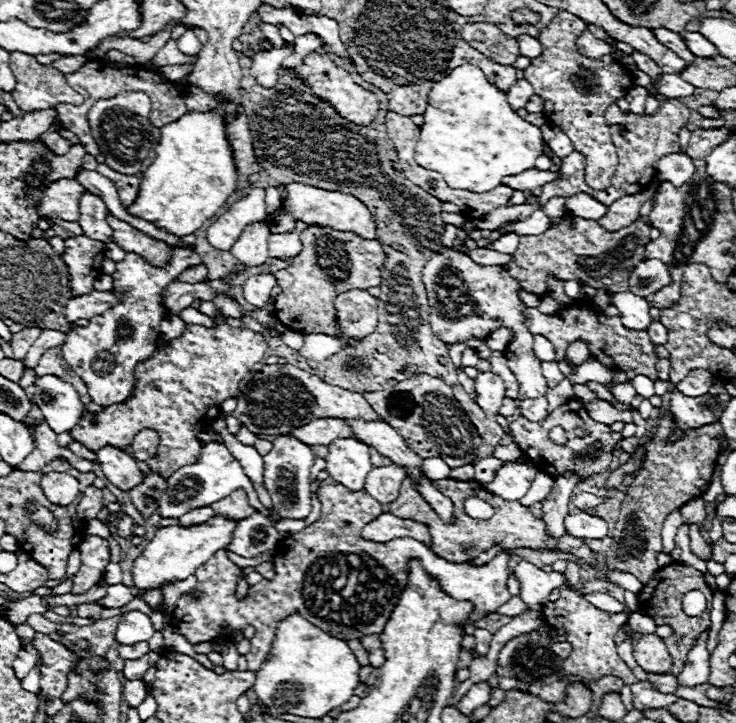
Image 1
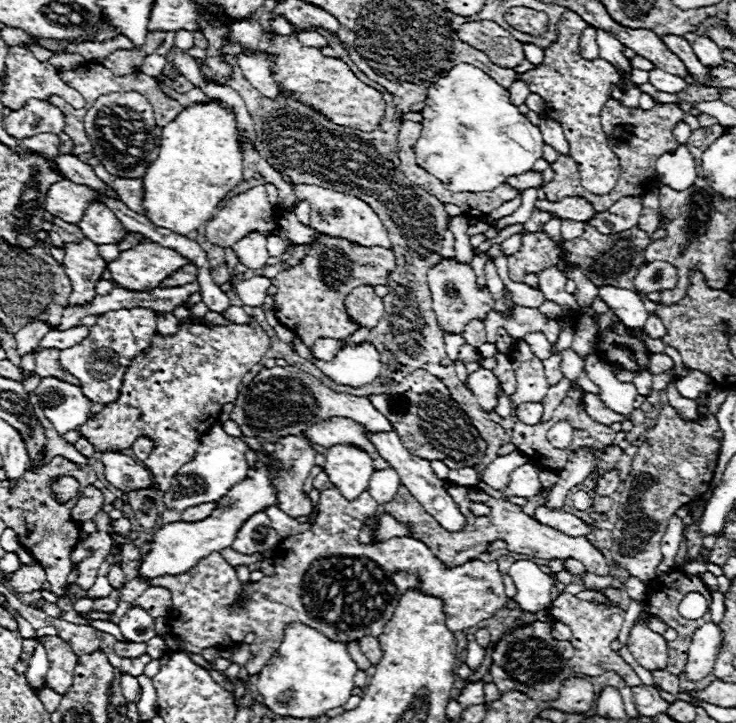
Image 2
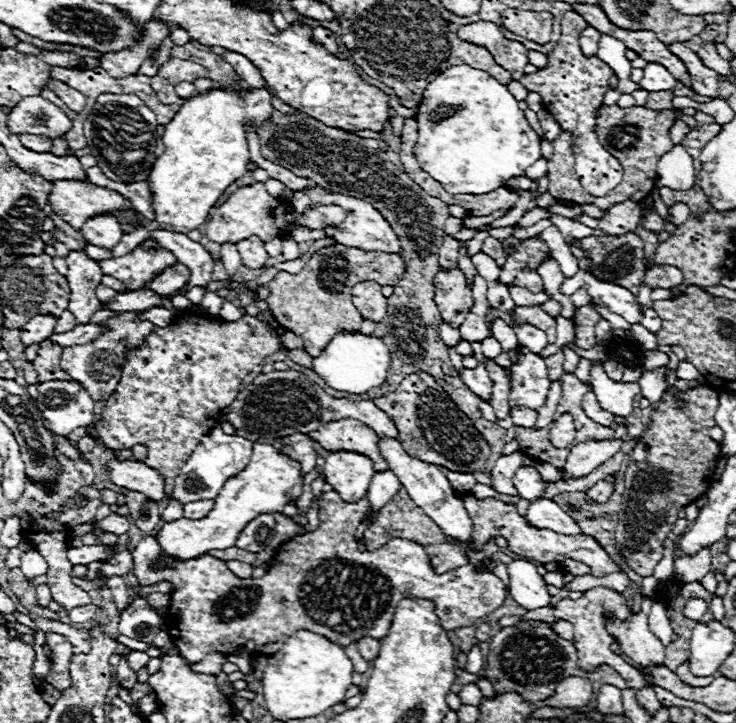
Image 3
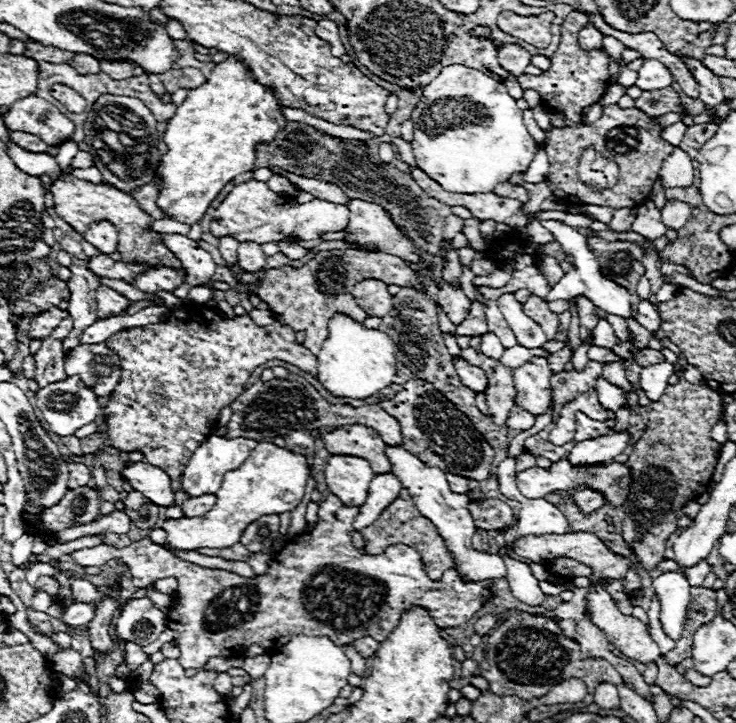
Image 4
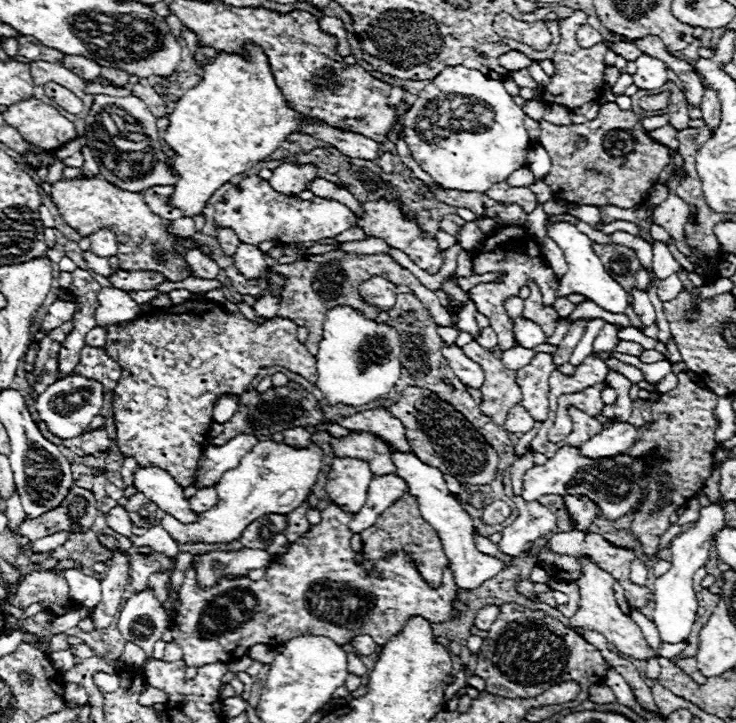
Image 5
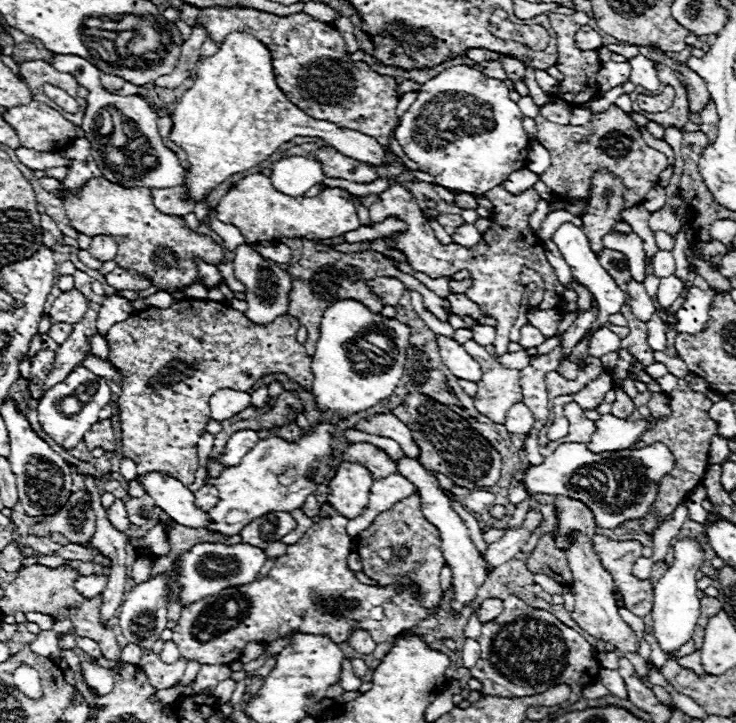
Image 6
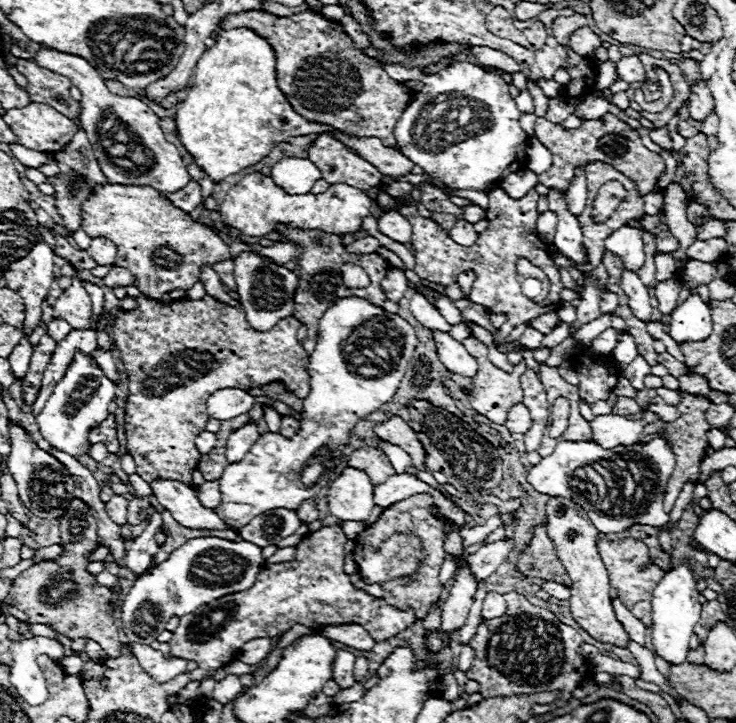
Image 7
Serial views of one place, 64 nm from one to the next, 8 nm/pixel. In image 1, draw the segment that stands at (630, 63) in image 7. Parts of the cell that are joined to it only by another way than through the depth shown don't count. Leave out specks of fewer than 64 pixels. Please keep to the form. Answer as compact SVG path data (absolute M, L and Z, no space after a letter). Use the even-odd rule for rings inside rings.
M664 74L660 78L660 94L668 96L668 98L686 98L686 96L694 96L692 84L684 82L680 76L676 74Z

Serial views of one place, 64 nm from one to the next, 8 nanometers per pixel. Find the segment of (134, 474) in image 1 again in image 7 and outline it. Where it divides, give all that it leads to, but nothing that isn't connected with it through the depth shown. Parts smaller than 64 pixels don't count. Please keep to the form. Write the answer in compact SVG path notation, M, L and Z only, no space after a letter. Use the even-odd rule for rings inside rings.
M154 480L150 482L150 488L156 500L162 504L162 508L168 510L172 518L184 524L186 528L196 528L196 530L204 530L204 528L226 530L228 528L228 524L222 522L214 514L214 510L204 508L200 504L200 500L196 498L196 492L190 486L180 484L176 480Z

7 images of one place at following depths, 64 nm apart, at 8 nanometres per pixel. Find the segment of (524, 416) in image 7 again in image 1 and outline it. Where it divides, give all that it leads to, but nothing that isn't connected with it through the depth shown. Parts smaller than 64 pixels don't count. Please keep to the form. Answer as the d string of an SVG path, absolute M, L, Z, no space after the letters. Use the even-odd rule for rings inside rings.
M544 396L536 398L536 400L522 400L520 414L532 422L540 422L540 420L548 418L548 400Z

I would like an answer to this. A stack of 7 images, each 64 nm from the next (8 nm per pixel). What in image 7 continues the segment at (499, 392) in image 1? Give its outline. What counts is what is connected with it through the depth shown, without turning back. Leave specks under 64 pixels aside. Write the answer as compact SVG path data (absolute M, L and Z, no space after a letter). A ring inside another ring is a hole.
M434 332L436 350L440 356L440 362L454 374L472 378L478 372L478 362L466 352L462 342L454 340L448 332Z

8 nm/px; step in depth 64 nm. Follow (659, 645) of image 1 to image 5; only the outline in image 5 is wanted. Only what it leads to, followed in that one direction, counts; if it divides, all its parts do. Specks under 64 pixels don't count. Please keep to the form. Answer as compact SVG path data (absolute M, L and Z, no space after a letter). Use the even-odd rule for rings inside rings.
M580 558L578 560L584 566L584 576L576 580L578 588L580 588L580 610L570 618L570 626L582 626L582 628L590 628L590 630L598 630L600 634L606 636L608 642L612 642L616 646L618 652L632 656L636 660L648 660L648 658L656 658L656 652L652 650L652 646L646 642L646 638L642 636L640 626L630 618L624 616L622 610L616 604L614 592L612 592L612 584L614 578L606 572L602 572L600 568L596 568L590 560Z

